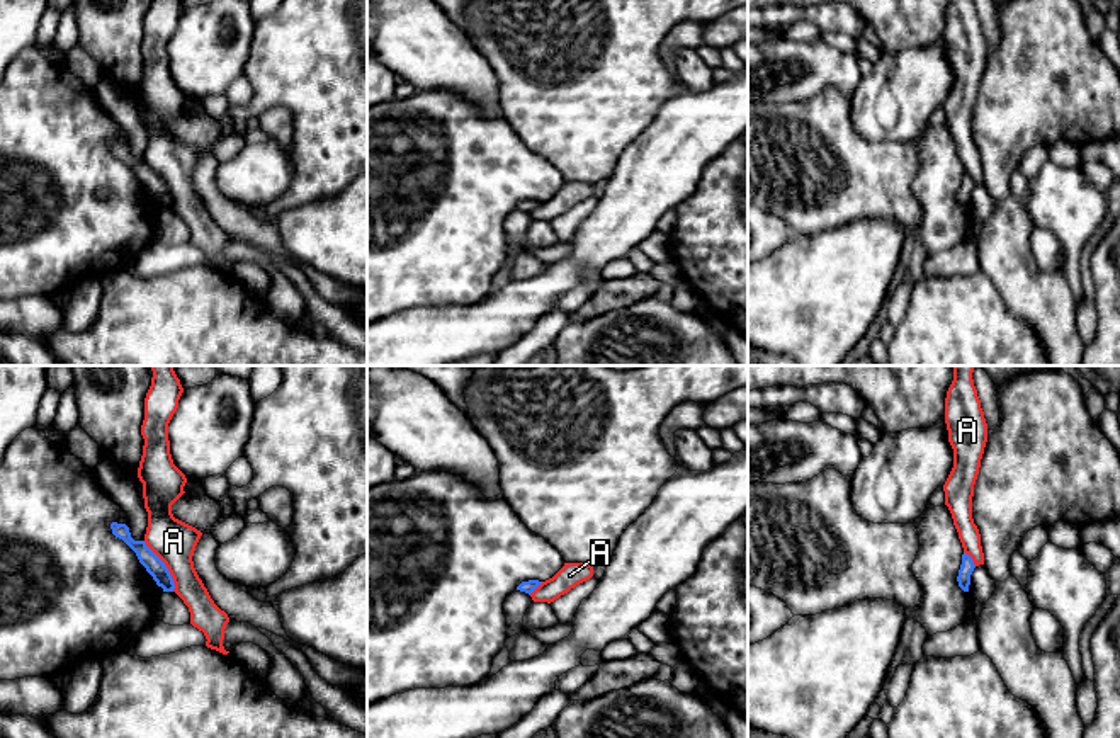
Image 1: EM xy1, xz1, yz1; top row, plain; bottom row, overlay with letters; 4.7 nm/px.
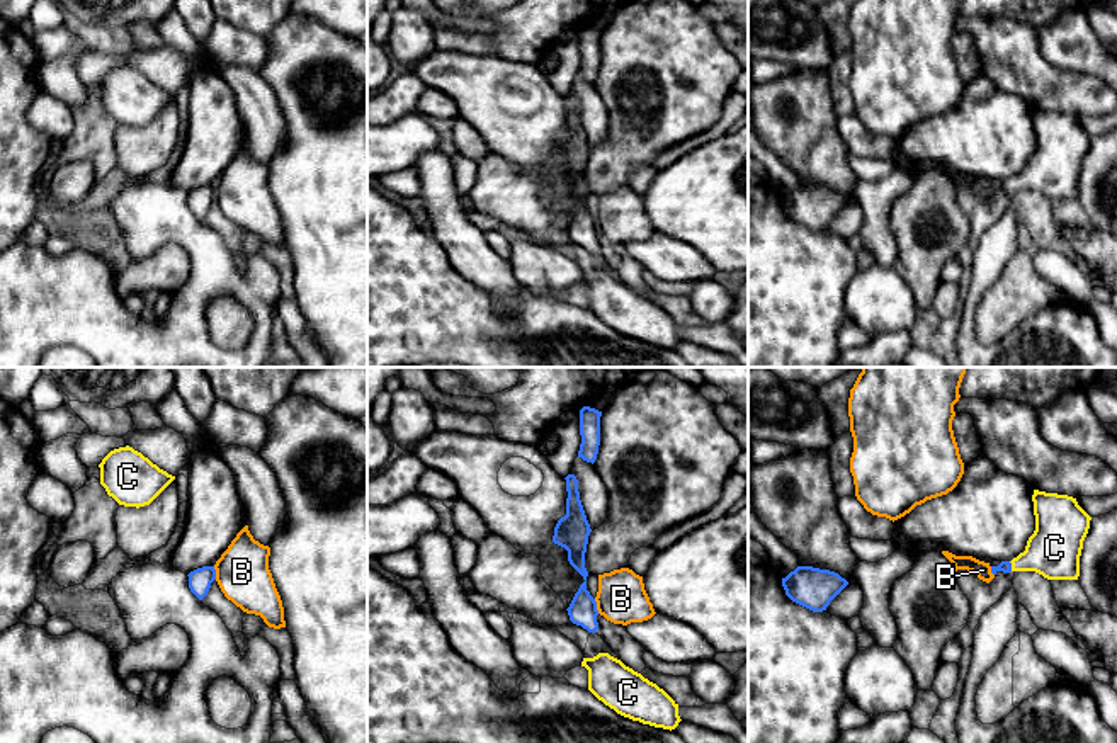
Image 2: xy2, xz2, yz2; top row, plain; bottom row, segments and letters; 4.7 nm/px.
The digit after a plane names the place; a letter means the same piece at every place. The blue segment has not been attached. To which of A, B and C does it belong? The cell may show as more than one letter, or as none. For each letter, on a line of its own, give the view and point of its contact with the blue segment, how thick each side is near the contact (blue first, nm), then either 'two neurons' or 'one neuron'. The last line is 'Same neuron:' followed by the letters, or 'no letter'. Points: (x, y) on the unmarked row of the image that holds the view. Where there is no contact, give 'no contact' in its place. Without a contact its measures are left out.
A: xy1 (165, 186) | 90/200 nm | two neurons
B: xz2 (595, 225) | 140/240 nm | two neurons
C: yz2 (1010, 186) | 60/260 nm | one neuron
Same neuron: C

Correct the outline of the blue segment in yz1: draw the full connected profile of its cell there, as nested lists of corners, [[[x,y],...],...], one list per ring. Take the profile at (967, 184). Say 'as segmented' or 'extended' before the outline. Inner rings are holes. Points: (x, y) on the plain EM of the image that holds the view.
as segmented | [[[964,172],[962,173],[962,184],[960,184],[959,196],[957,196],[959,206],[964,211],[969,211],[970,194],[974,190],[974,187],[976,187],[976,184],[974,184],[972,177]]]

